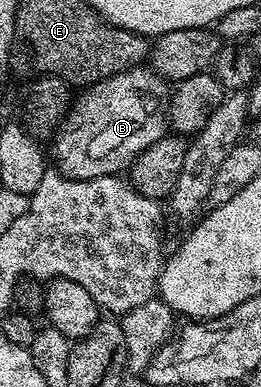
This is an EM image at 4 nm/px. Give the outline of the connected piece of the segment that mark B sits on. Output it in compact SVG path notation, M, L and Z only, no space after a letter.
M139 65L78 93L81 95L78 98L76 95L68 114L52 135L52 165L68 178L102 178L128 171L142 152L166 137L167 106L157 95L164 92L165 86L166 79L160 74Z

